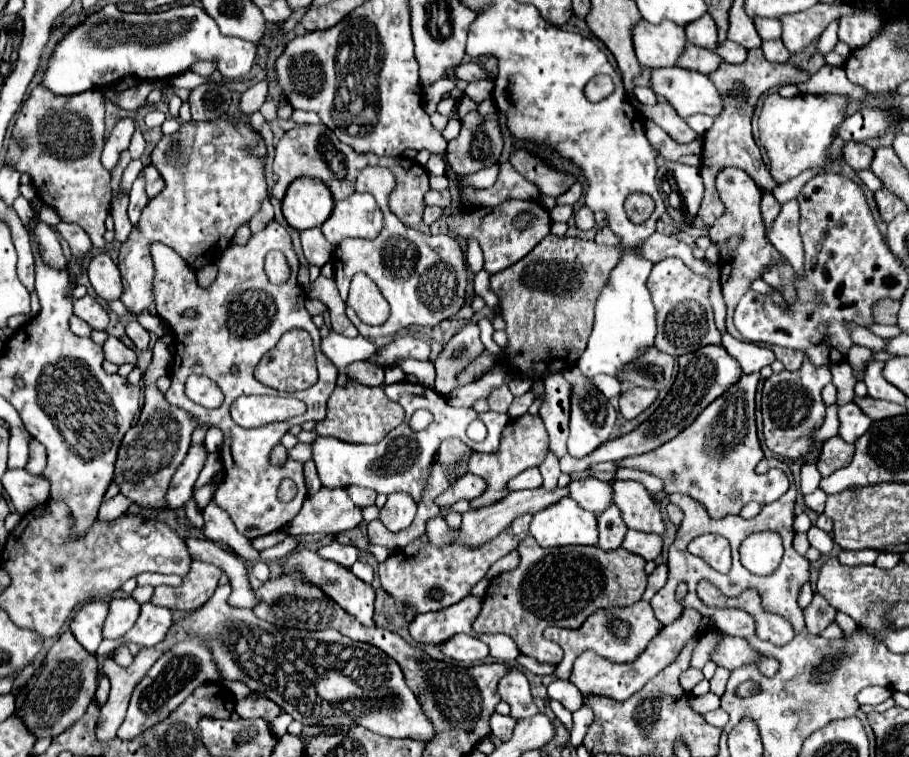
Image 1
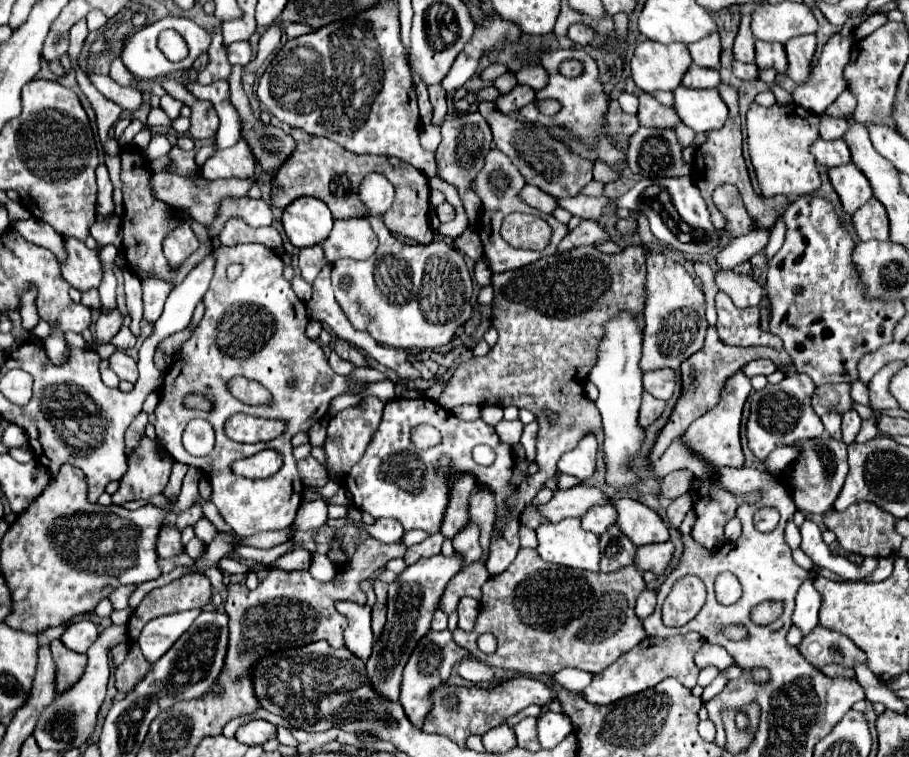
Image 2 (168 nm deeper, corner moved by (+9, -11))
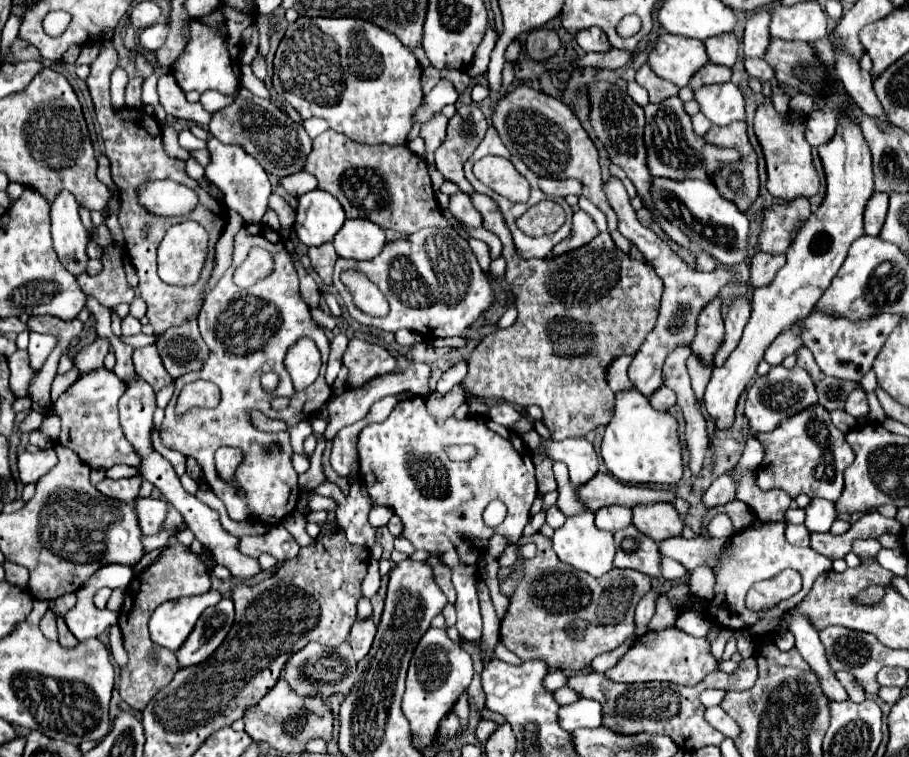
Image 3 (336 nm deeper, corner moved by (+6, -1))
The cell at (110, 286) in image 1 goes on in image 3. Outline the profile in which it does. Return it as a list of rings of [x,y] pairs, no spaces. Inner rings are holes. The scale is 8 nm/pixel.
[[[61,192],[51,206],[51,234],[61,264],[73,276],[83,274],[89,262],[89,234],[79,220],[79,204],[69,192]]]

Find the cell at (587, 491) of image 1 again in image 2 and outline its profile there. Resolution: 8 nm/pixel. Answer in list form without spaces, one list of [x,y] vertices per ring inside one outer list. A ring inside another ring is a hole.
[[[612,504],[596,506],[582,518],[582,528],[588,532],[594,532],[594,534],[602,534],[602,532],[606,532],[606,528],[616,524],[616,518],[618,518],[618,512]]]

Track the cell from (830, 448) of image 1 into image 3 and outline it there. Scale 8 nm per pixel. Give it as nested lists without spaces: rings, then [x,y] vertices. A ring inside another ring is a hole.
[[[813,406],[797,418],[787,418],[769,434],[761,434],[765,444],[765,462],[757,468],[757,484],[761,490],[781,488],[789,496],[807,494],[809,498],[825,498],[835,502],[843,492],[843,472],[853,462],[855,454],[845,440],[845,434],[837,430],[823,406]]]

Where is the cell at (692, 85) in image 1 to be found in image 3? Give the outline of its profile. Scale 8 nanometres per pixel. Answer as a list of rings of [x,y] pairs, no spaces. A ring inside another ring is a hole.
[[[733,82],[709,84],[695,90],[699,110],[717,126],[745,120],[745,102],[741,90]]]

